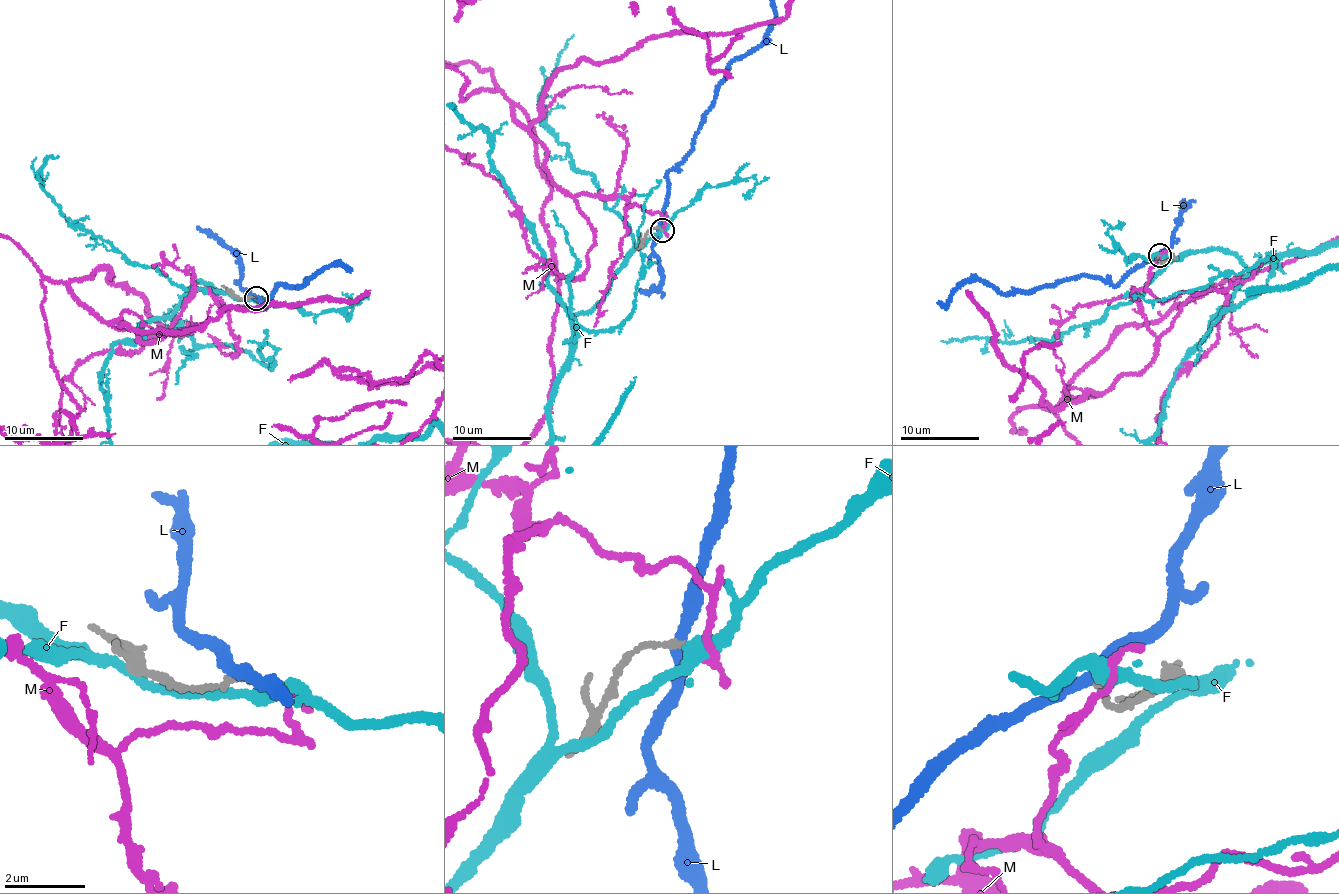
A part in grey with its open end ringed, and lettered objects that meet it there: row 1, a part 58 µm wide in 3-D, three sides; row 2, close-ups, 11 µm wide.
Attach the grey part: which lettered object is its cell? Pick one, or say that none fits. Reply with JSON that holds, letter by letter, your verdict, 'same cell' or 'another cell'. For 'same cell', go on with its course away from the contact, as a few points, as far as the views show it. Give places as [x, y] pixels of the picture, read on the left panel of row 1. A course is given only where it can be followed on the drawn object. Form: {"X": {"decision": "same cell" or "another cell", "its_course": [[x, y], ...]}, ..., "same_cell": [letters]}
{"F": {"decision": "another cell"}, "L": {"decision": "another cell"}, "M": {"decision": "same cell"}, "same_cell": ["M"]}

